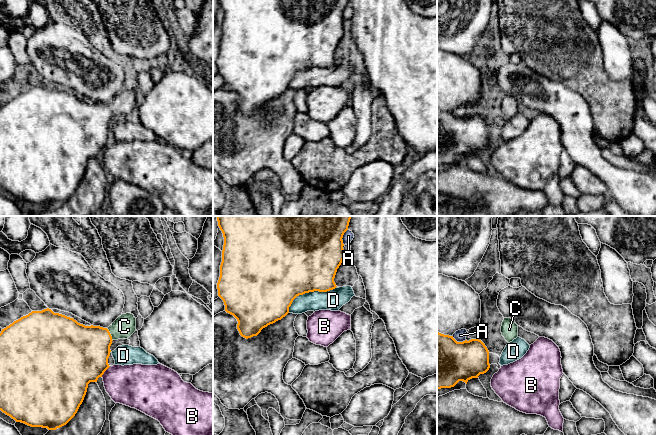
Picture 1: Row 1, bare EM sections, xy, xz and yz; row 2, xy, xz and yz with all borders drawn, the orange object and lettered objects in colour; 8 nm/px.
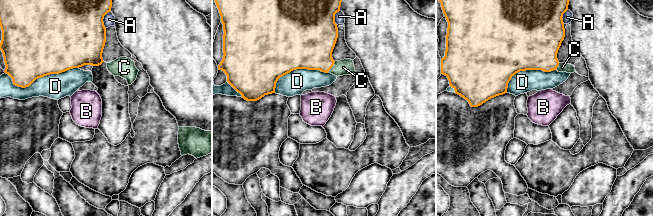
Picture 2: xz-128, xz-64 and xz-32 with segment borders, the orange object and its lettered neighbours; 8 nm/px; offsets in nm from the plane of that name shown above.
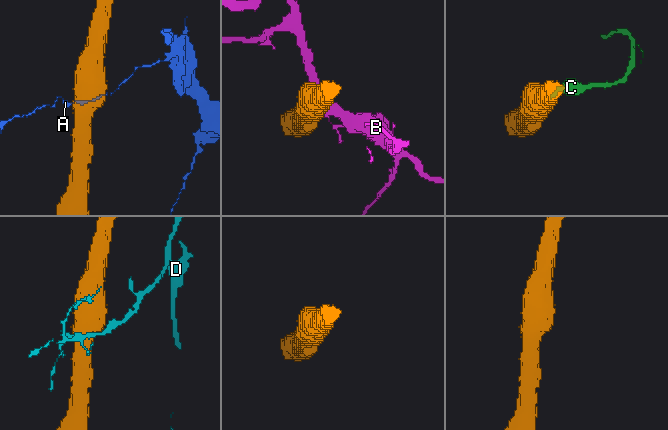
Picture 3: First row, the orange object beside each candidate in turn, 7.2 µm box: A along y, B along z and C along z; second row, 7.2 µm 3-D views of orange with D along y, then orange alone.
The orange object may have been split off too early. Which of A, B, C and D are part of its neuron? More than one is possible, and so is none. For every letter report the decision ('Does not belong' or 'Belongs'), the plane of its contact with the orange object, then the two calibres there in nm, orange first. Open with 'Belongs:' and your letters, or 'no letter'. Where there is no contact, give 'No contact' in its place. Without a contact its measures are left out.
Belongs: C
A: Does not belong. Touches orange in xz. Thickness 440 nm (orange) against 90 nm
B: Does not belong. Touches orange in xy. Thickness 480 nm (orange) against 340 nm
C: Belongs. Touches orange in xy. Thickness 400 nm (orange) against 180 nm
D: Does not belong. Touches orange in xz. Thickness 500 nm (orange) against 170 nm

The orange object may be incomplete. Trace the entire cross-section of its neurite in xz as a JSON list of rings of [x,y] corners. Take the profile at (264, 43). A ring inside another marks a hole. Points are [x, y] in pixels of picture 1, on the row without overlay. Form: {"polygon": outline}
{"polygon": [[[218,0],[223,9],[224,21],[218,72],[223,76],[225,87],[237,97],[240,111],[246,115],[257,112],[270,100],[289,89],[293,76],[305,69],[327,68],[337,62],[334,54],[344,35],[343,11],[349,0]]]}

